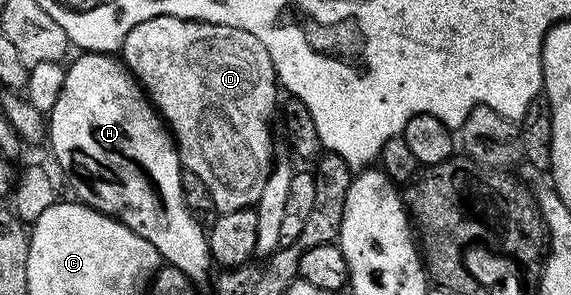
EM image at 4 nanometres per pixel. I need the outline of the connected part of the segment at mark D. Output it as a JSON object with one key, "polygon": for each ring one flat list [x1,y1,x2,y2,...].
{"polygon":[[155,16,146,22,138,22,126,34,122,49,122,60,129,72,136,77,141,88,144,89,147,99,151,101,157,112,160,113,165,125,170,129,170,135,175,143,176,151,180,153,181,165,188,172,198,174,206,186,210,186,212,195,212,206,217,213,238,211,243,208,252,208,262,198,262,190,266,190,266,178,272,172,274,157,272,157,272,132,268,129,267,112,271,110,272,103,276,100,278,93,278,81,276,71,270,62,270,54,250,34,241,28,226,26,225,24,211,24,201,20,187,20,177,16]]}

